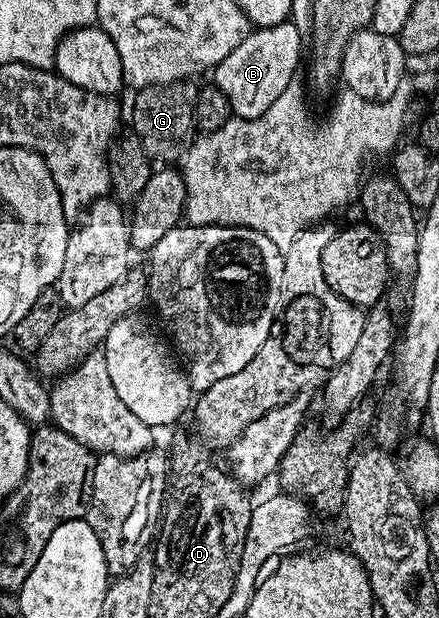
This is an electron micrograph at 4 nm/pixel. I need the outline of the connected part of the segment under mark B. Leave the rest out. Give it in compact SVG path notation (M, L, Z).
M288 19L279 25L265 29L256 28L248 32L247 38L213 70L215 88L229 99L232 114L243 117L246 121L257 119L277 103L281 91L285 91L296 80L295 72L299 69L299 56L305 53L304 34Z

